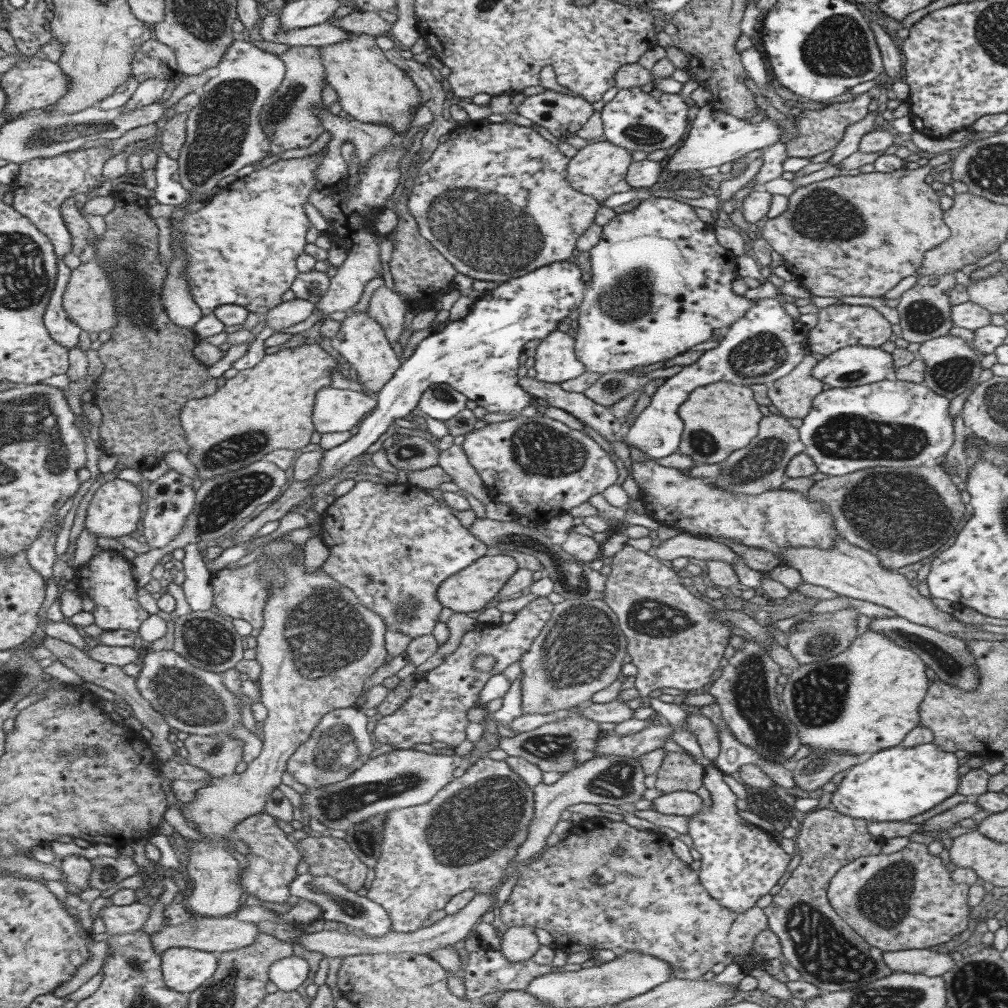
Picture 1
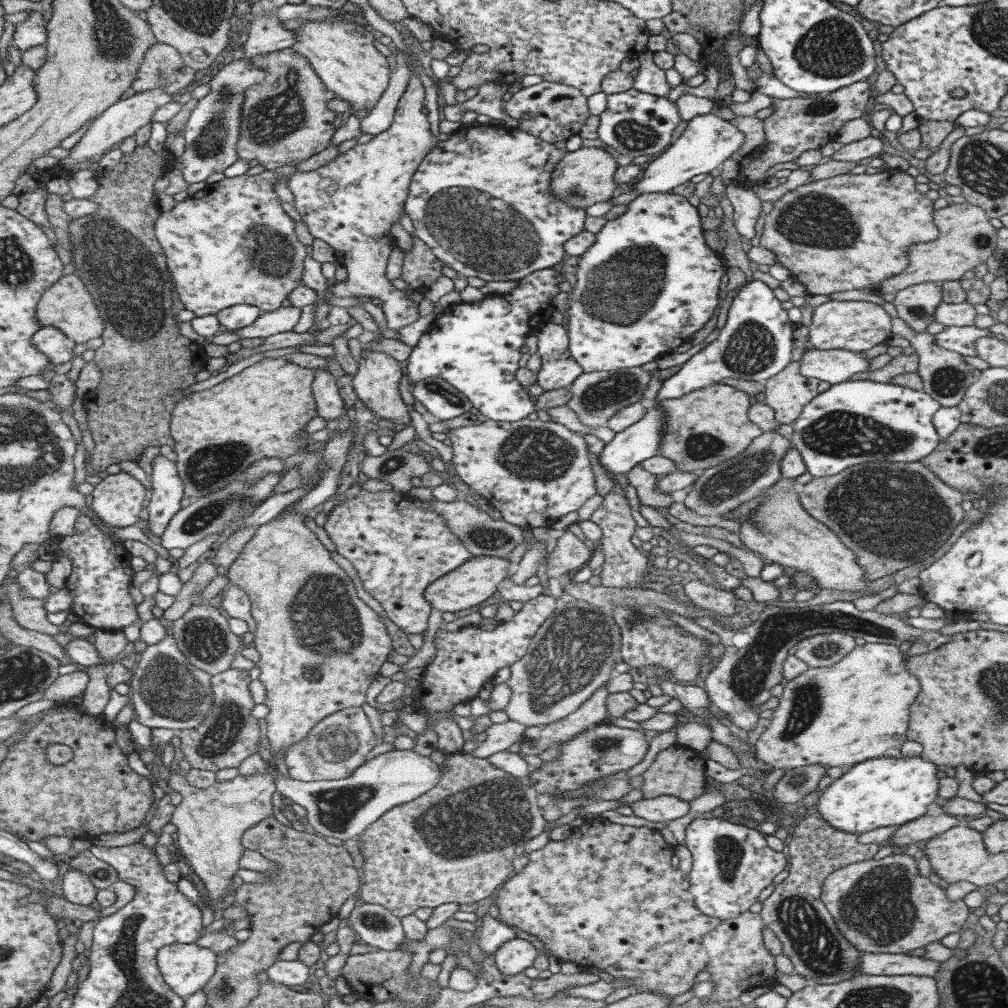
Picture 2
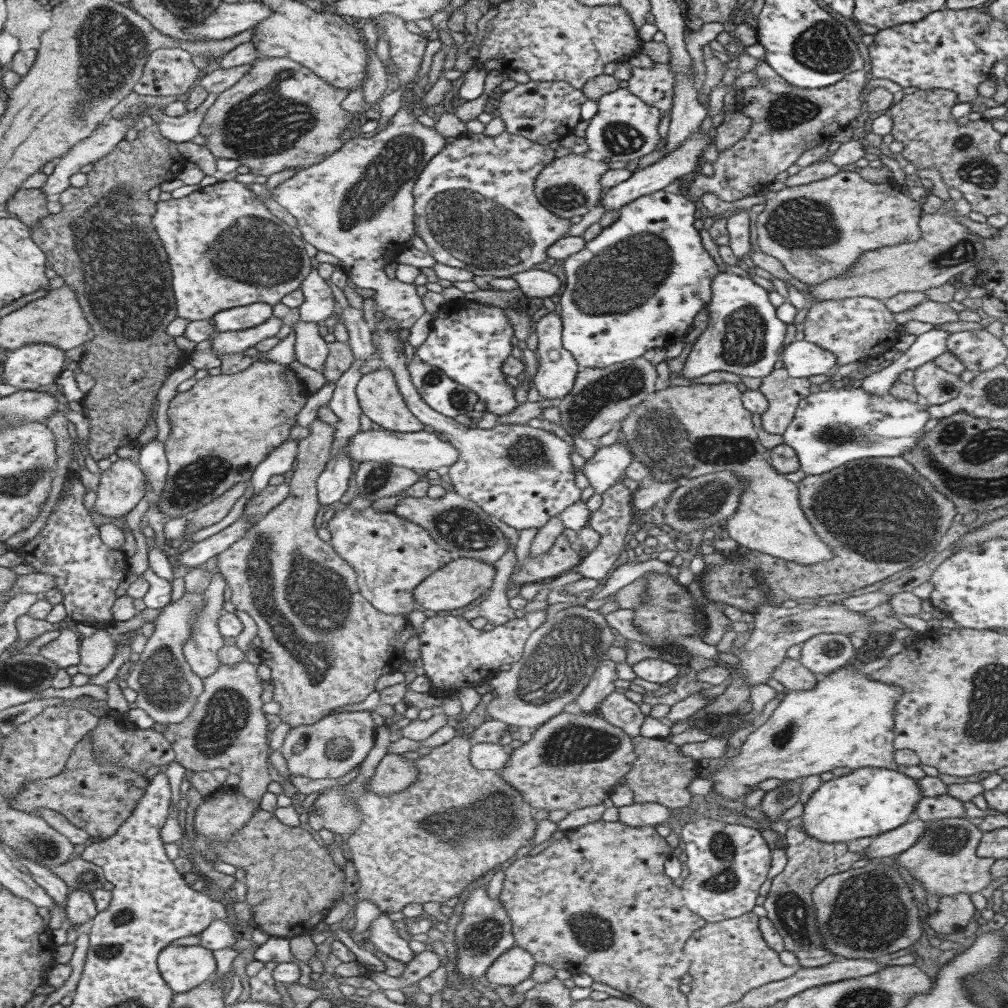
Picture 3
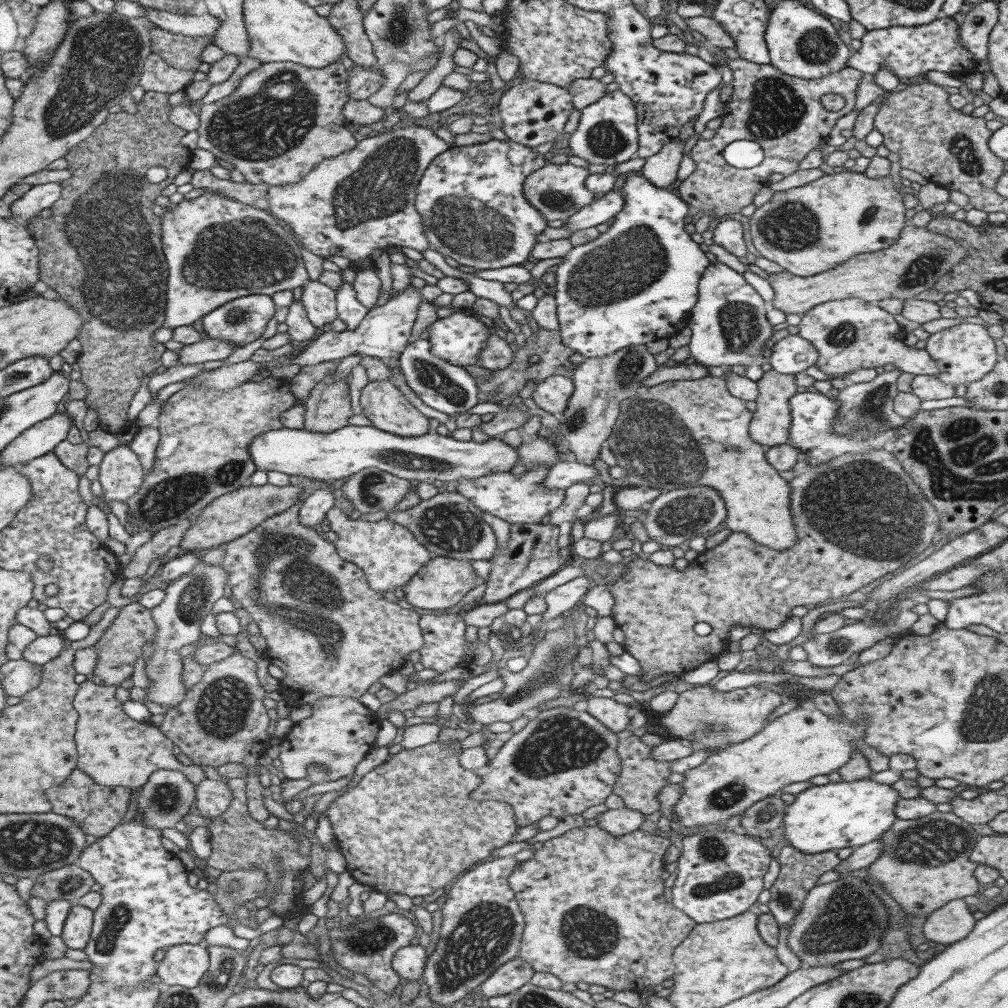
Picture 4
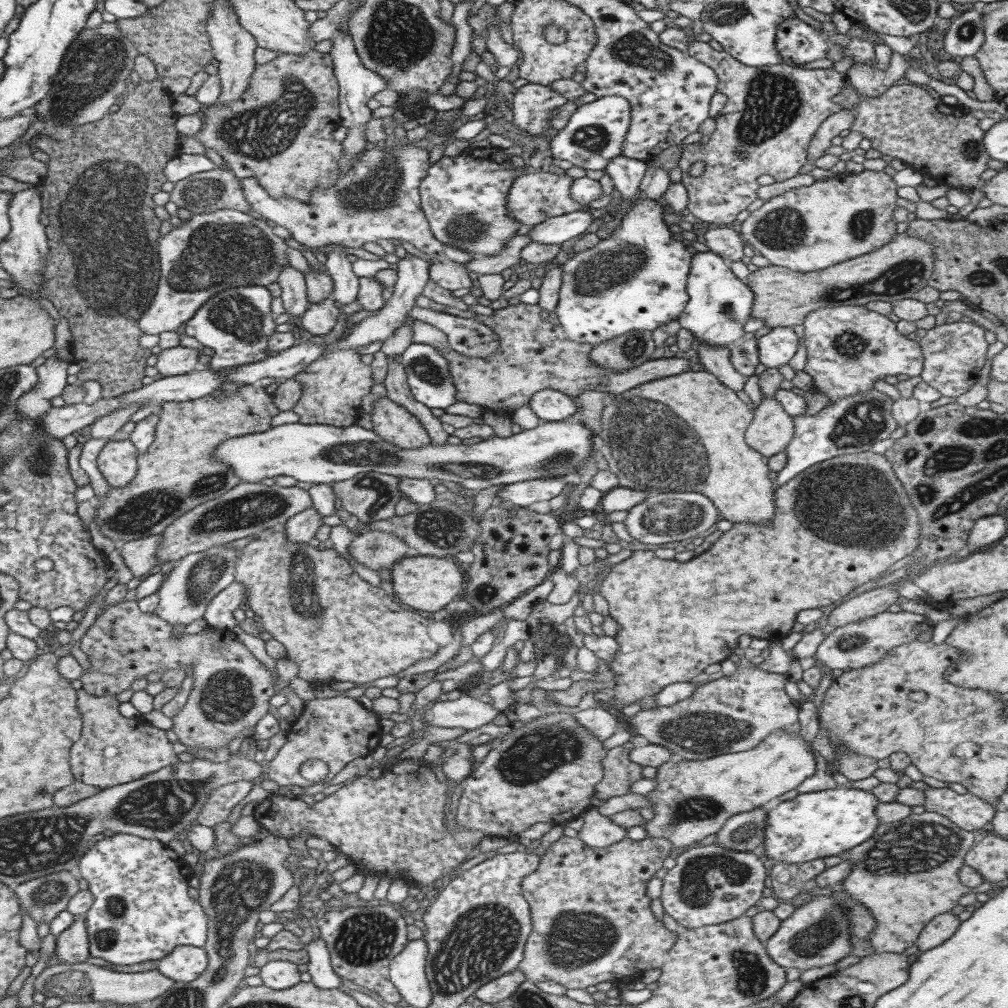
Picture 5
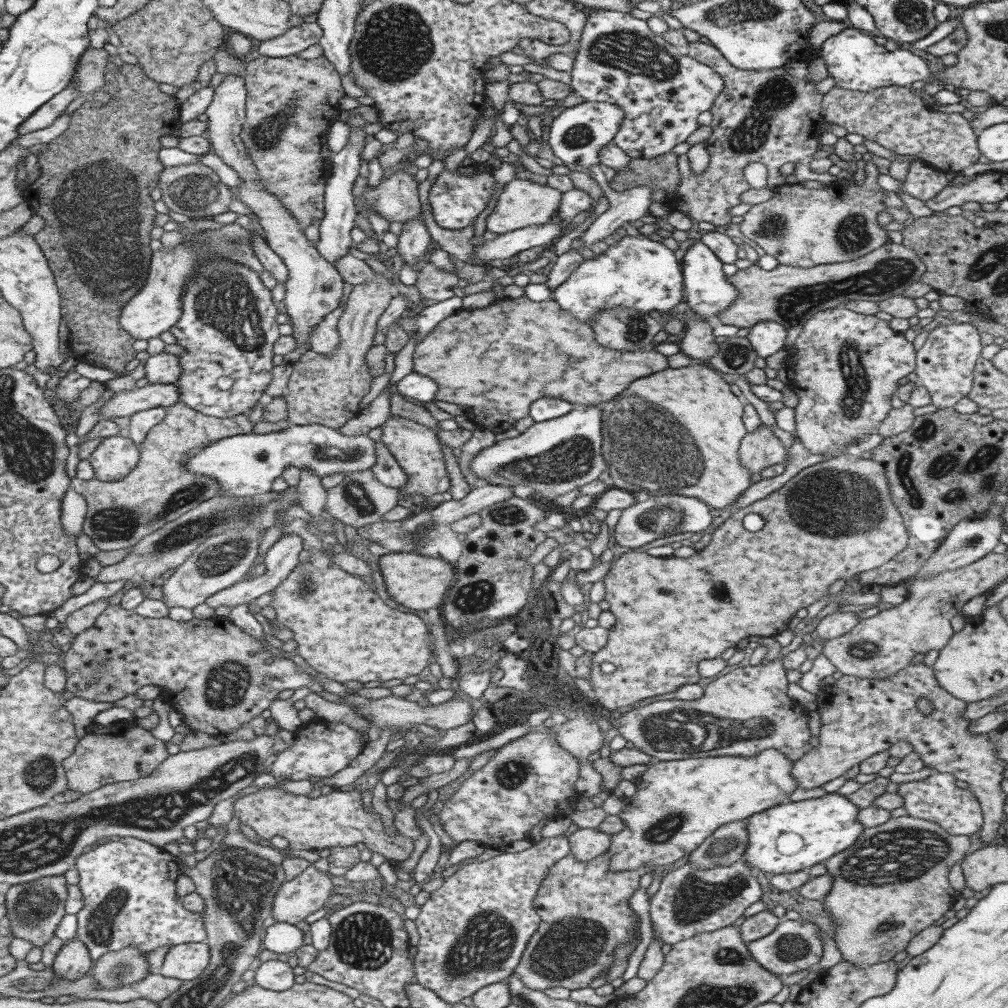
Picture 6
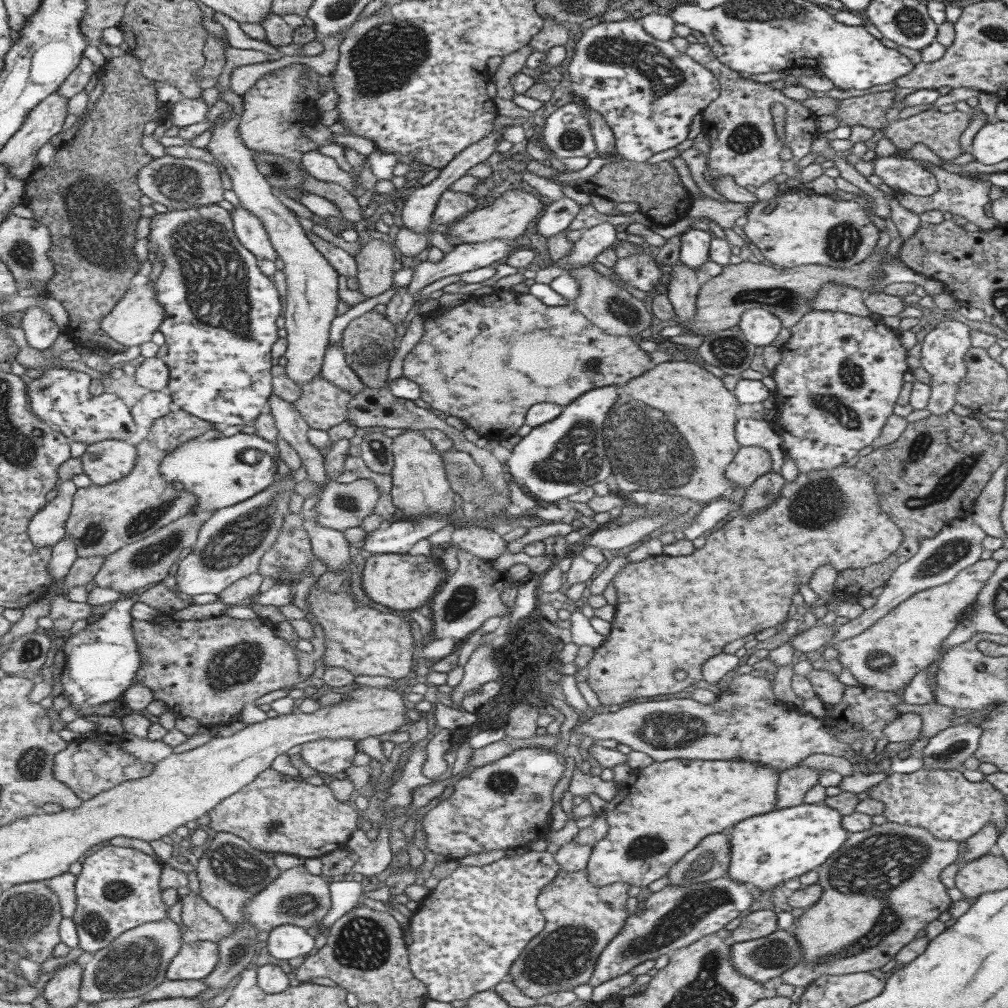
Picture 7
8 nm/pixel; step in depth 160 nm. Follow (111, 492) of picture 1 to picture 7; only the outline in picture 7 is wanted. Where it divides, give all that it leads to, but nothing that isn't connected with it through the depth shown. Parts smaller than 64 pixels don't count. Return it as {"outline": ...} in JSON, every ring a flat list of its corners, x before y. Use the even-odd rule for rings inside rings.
{"outline":[[107,440,93,445,83,458,84,474,96,486,121,481,136,469,138,449,129,441]]}

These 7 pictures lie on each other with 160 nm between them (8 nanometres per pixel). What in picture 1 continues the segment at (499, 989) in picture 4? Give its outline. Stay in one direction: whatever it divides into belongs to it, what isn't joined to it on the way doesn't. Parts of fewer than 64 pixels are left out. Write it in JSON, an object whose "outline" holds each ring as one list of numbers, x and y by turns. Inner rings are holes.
{"outline":[[527,925,507,927,501,937,498,952,509,962,531,959,540,945,534,935,534,929]]}

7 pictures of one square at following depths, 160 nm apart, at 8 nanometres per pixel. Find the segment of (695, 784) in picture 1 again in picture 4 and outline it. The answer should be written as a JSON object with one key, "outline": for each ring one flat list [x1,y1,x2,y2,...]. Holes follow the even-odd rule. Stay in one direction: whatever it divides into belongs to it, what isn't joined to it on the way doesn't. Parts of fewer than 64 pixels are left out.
{"outline":[[628,728,616,733,616,737,616,753,620,760,620,771,614,782,612,794,622,798,625,808,654,817,660,807,656,794,660,791,660,788,668,785,666,778,671,774,669,772,670,762,657,762,650,758,650,750,653,746,641,742,639,736]]}

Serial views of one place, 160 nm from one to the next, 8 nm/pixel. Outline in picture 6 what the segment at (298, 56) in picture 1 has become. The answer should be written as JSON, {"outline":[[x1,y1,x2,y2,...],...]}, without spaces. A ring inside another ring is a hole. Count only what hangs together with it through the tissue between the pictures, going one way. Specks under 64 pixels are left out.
{"outline":[[289,55,279,58,260,56,251,60,246,63,244,78,245,118,238,135,257,171,262,187,273,193,289,214,295,219,299,218,297,222,307,220,305,224,309,225,314,219,322,219,324,184,330,173,331,158,326,145,326,132,330,124,338,121,341,109,337,100,345,95,341,88,340,76,323,55,313,60]]}

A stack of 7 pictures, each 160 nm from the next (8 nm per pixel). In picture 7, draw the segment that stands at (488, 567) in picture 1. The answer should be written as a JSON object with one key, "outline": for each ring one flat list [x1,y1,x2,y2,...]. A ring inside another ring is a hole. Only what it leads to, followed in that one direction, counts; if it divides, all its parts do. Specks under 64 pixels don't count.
{"outline":[[377,554,367,558,361,570,361,588,369,600,391,610,417,610,429,602,433,593,444,582,447,573,443,566,429,556,405,554]]}

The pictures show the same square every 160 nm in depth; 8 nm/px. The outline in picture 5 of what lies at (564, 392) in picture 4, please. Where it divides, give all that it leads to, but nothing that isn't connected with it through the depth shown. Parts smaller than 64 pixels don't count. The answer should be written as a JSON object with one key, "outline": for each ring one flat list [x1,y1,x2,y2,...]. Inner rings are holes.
{"outline":[[540,390,531,396,527,404,537,419,545,421,563,421,576,413,573,398,557,390]]}

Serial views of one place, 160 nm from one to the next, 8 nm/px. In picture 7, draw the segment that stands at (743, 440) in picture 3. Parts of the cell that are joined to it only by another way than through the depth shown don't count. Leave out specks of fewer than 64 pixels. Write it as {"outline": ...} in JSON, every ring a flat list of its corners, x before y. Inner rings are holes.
{"outline":[[665,361,656,365,652,365,643,374,629,379,624,385,619,386,619,393,612,409,605,415,604,427,601,429,600,435,604,444,604,454,609,462,611,473,614,476,617,490,622,492,648,491,662,494,681,496,689,500,697,500,699,503,709,503,717,497,727,494,733,488,733,483,725,479,725,468,733,461,734,455,740,448,735,441,734,427,737,422,736,412,739,402,732,391,728,391,721,382,721,379,708,370,705,370,697,363,691,361]]}

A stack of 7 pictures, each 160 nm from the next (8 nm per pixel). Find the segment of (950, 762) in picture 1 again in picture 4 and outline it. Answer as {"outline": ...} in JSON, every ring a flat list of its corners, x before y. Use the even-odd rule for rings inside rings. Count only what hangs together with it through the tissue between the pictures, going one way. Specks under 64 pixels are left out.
{"outline":[[869,777,853,782,841,780,825,785,813,785,796,794,792,804,785,807,780,827,783,831,782,838,789,846,807,854,867,844,885,834,889,826,897,820,894,816,894,804,899,798,898,792,890,785,877,783]]}

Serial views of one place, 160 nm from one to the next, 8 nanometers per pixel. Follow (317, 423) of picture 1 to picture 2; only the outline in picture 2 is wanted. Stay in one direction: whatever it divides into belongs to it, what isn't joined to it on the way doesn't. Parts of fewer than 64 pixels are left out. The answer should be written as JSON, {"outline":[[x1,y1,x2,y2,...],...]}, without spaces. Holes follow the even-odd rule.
{"outline":[[315,369,314,379,311,383,312,397,314,398,316,416,322,418,334,428,341,425,343,414,343,399,340,397,338,382,327,369]]}

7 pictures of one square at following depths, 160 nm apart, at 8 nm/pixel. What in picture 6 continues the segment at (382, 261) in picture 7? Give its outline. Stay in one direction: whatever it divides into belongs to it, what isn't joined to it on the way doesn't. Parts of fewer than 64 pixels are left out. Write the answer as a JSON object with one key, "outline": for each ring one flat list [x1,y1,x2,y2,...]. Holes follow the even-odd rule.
{"outline":[[373,272,372,279,353,285,345,309,338,318,336,329,340,341,331,357,305,351,292,365,286,386,285,402,287,420,292,425,306,426,317,424,329,429,343,427,351,418,358,416,361,409,358,402,369,392,369,384,374,377,369,374,364,356,375,336,376,322,386,309,395,293,393,284,383,275]]}

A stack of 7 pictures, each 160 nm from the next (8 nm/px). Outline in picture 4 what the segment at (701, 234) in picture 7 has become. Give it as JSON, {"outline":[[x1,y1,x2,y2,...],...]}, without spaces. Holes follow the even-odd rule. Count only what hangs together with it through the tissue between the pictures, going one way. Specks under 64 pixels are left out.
{"outline":[[710,262,697,281,696,304,688,314,687,328,691,330,689,361,703,366,743,365,747,378,753,382,761,378,759,365,765,362,761,355,763,343,773,332,765,319,768,305,748,284,741,273,733,271,725,264]]}

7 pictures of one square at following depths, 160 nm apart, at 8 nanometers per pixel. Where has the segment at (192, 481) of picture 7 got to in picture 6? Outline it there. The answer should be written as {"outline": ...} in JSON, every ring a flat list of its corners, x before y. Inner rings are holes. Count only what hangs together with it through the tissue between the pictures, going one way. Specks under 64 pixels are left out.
{"outline":[[311,424,306,426,292,425,268,434,237,434,228,438,221,438,205,448,194,452,188,462,188,470,193,475,207,477,219,485,221,497,247,497,271,491,271,483,281,475,285,466,295,466,299,470,309,470,319,478,327,474,344,474,370,470,375,464,375,442,366,435,349,437,341,435,338,429,329,429,322,425]]}

